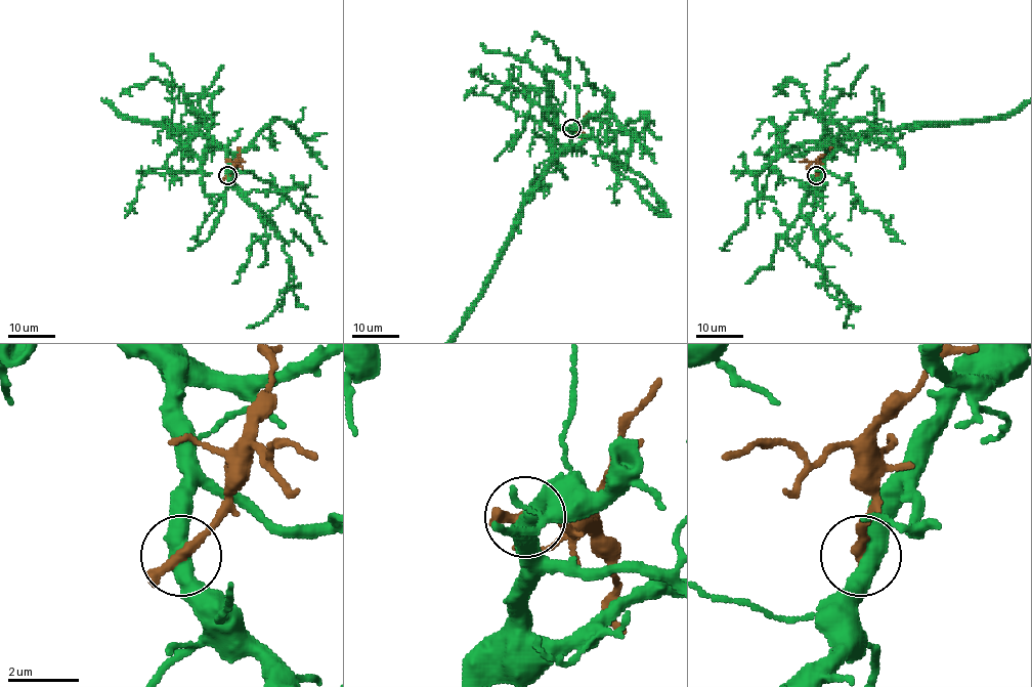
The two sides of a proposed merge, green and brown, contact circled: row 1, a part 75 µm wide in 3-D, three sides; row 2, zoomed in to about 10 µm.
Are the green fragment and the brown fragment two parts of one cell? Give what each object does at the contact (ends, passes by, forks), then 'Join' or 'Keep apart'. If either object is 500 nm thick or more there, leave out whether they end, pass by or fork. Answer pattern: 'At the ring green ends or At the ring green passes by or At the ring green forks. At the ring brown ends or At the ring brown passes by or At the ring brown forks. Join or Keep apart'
Keep apart

